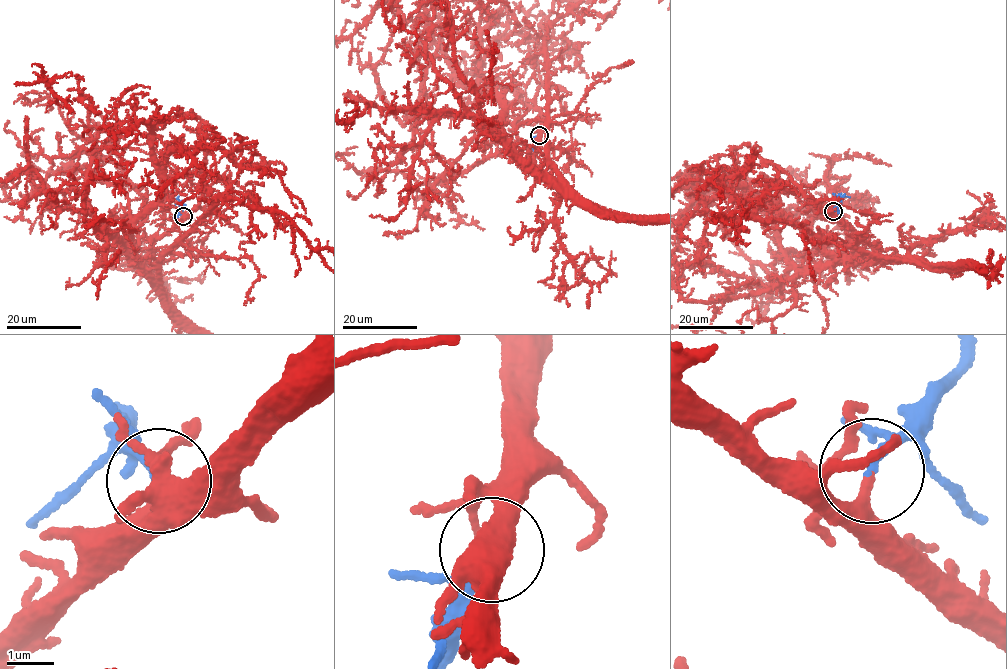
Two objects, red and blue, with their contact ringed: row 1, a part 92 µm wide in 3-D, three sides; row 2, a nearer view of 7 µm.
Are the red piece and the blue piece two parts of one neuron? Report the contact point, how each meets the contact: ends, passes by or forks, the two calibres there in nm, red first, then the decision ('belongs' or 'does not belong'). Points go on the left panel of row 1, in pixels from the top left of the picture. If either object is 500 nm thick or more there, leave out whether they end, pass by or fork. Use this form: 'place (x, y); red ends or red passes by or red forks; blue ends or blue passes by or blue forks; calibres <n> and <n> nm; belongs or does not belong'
place (183, 216); red ends; blue ends; calibres 240 and 190 nm; belongs

